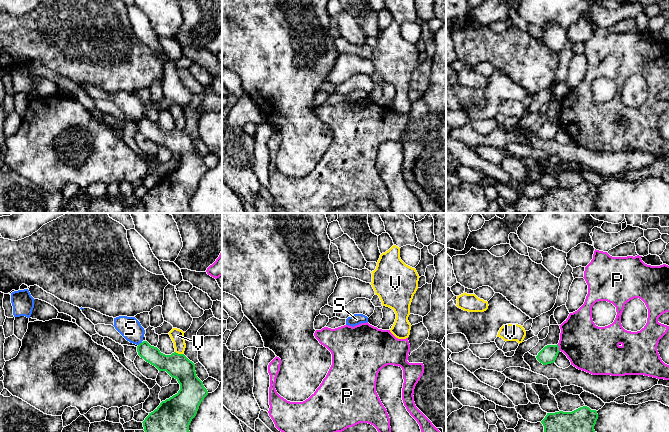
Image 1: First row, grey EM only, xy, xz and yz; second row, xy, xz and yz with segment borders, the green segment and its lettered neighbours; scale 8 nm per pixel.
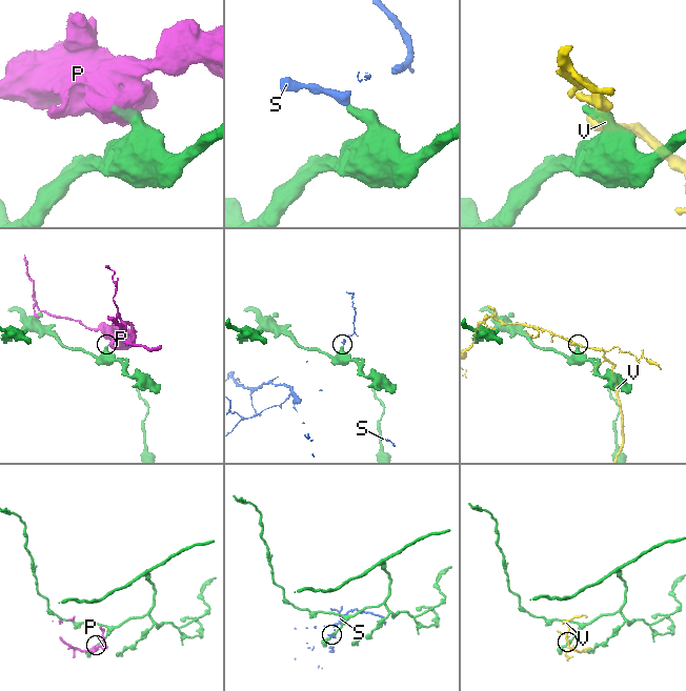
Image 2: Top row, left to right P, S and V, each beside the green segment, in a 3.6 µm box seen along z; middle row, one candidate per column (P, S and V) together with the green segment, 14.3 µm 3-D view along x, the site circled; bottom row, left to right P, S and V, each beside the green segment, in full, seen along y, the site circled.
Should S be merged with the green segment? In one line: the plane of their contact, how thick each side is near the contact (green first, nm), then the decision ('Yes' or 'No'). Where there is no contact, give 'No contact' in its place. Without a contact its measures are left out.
Touches green in xy. Thickness 140 nm (green) against 180 nm. No

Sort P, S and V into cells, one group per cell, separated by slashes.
P / S / V

